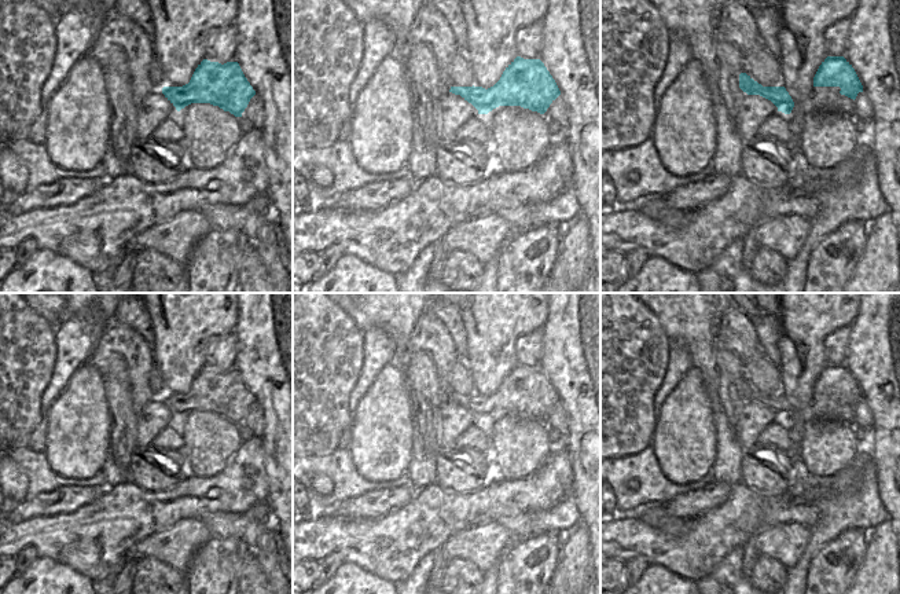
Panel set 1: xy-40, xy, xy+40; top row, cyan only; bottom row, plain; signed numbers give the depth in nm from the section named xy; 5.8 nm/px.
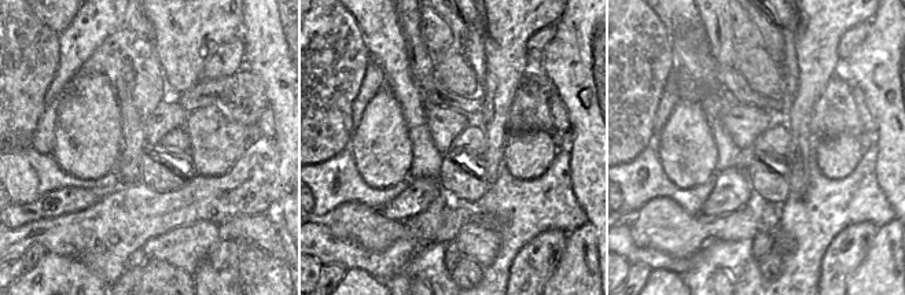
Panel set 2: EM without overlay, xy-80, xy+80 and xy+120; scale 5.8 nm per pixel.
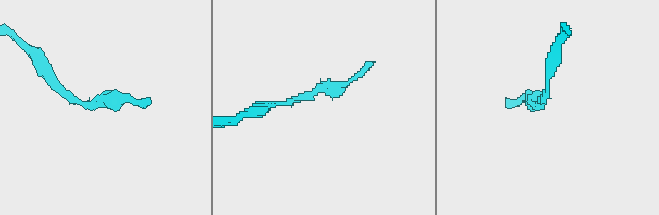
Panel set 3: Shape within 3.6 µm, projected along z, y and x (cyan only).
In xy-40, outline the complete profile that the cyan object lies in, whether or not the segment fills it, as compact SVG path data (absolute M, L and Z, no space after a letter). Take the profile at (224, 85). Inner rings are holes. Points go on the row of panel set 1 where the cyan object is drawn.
M203 59L188 84L164 87L162 94L177 111L191 103L210 103L235 117L242 117L256 91L245 77L238 62L210 62Z

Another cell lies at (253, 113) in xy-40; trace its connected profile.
M254 95L245 111L242 113L242 117L253 126L253 128L261 128L264 124L264 104L261 99Z

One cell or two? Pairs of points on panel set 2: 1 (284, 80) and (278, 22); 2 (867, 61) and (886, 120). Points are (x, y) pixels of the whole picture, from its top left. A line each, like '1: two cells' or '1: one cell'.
1: one cell
2: one cell

